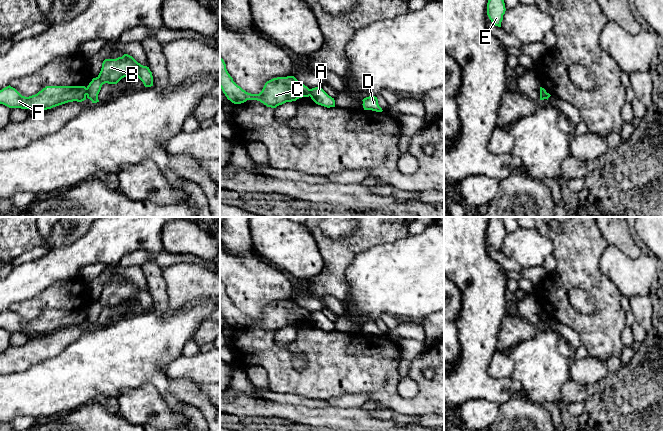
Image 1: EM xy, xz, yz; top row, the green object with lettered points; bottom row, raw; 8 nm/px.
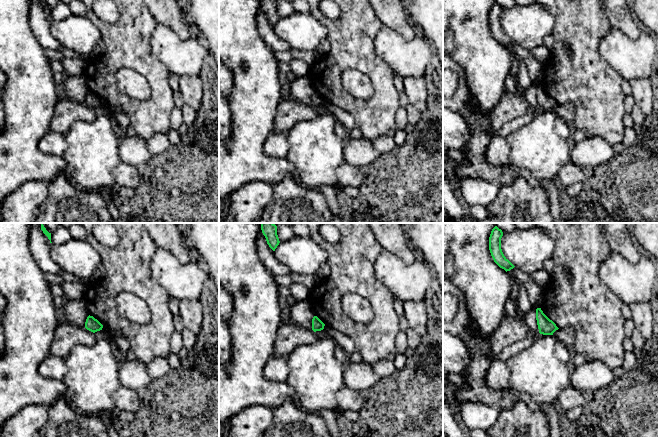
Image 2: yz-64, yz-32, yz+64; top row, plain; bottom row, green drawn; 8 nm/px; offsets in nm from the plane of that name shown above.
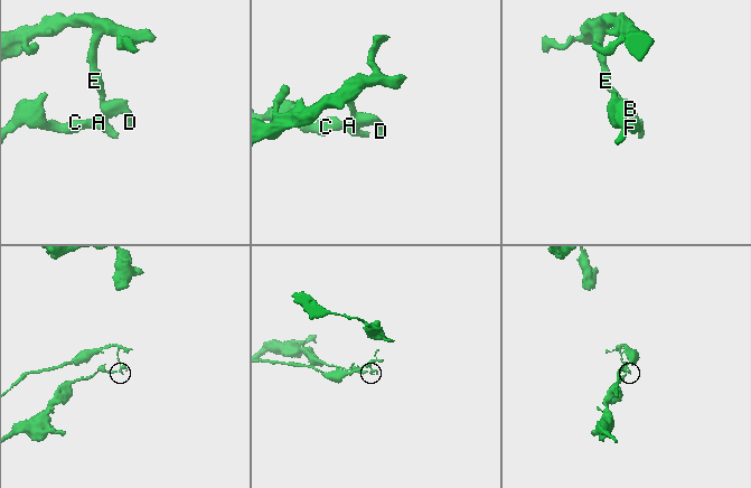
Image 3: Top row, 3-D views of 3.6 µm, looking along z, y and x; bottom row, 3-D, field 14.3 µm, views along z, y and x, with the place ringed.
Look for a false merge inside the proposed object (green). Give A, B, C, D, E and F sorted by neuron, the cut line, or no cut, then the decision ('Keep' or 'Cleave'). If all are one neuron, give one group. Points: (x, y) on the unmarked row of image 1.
Groups: A B D E / C F. Split along xy (85, 312), (86, 318). Cleave

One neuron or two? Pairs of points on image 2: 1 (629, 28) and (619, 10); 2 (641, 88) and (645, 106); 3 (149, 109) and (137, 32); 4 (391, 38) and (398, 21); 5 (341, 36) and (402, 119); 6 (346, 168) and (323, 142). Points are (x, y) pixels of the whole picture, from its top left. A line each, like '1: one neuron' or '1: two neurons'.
1: one neuron
2: one neuron
3: one neuron
4: two neurons
5: two neurons
6: two neurons

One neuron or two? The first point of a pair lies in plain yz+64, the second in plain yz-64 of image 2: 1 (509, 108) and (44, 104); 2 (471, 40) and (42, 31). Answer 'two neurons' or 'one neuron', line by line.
1: two neurons
2: two neurons

